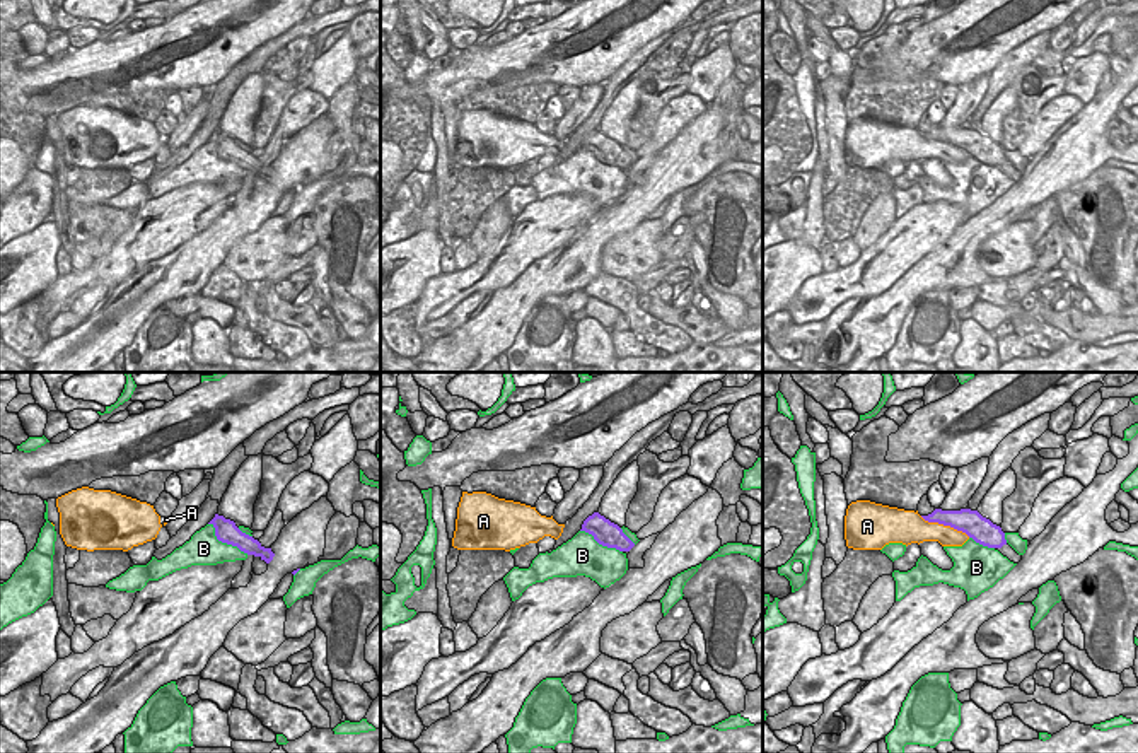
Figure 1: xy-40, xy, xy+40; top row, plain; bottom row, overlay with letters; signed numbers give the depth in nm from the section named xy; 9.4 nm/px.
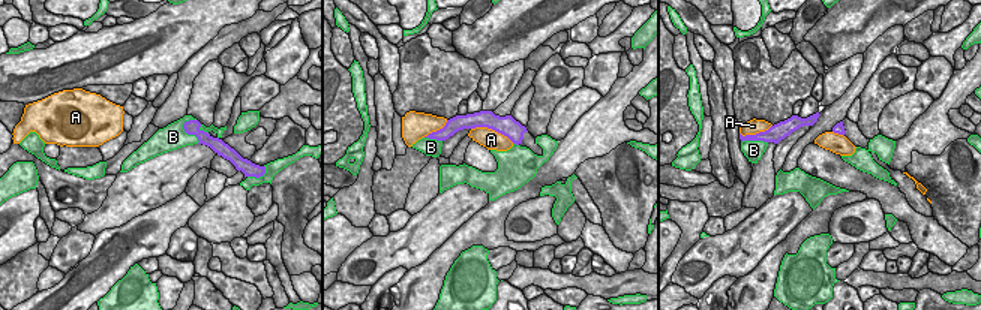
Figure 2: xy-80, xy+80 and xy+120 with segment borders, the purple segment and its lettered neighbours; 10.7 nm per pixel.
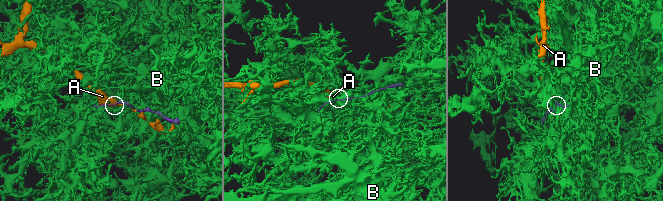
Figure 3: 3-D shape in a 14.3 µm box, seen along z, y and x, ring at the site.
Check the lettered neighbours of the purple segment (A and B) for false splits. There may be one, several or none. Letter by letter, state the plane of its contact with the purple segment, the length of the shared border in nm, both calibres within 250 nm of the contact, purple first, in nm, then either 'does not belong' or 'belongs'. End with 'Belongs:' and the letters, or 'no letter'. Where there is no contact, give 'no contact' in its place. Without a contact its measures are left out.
A: xy+40 | 500 nm | 240/220 nm | does not belong
B: xy-40 | 480 nm | 220/320 nm | does not belong
Belongs: no letter

